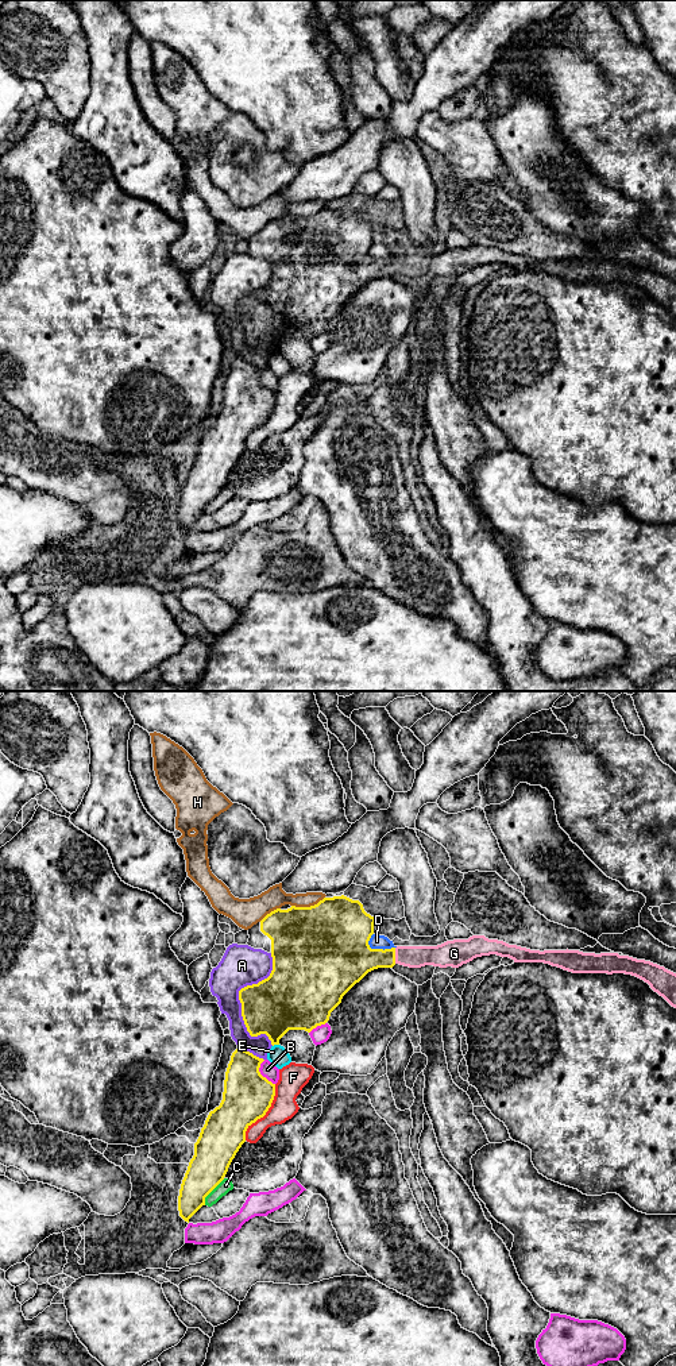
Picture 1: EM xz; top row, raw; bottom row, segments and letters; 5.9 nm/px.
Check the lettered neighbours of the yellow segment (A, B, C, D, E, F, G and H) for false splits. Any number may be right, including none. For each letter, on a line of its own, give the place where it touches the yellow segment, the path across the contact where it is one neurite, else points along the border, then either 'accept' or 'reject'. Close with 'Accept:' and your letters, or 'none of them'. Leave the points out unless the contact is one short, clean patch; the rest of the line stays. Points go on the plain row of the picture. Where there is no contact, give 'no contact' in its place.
A: xz (239, 308) | reject
B: xz (259, 382) | reject
C: xz (211, 500) | reject
D: xz (379, 258) | reject
E: xz (275, 352) | reject
F: xz (265, 423) | reject
G: xz (394, 265) | accept
H: xz (308, 216) | reject
Accept: G

